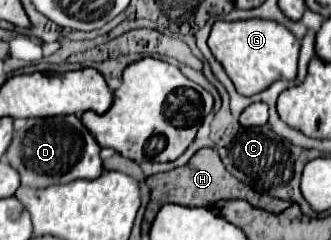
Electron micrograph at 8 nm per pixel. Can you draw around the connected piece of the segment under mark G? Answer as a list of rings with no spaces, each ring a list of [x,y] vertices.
[[[262,18],[242,22],[214,22],[210,38],[210,52],[222,64],[228,78],[234,82],[236,92],[242,96],[254,96],[266,90],[276,80],[294,80],[300,42],[282,24]]]

